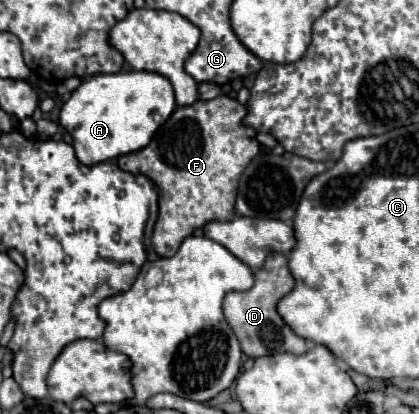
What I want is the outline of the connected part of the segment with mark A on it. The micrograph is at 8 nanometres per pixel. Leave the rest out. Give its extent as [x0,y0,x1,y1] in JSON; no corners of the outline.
[60,71,176,165]

